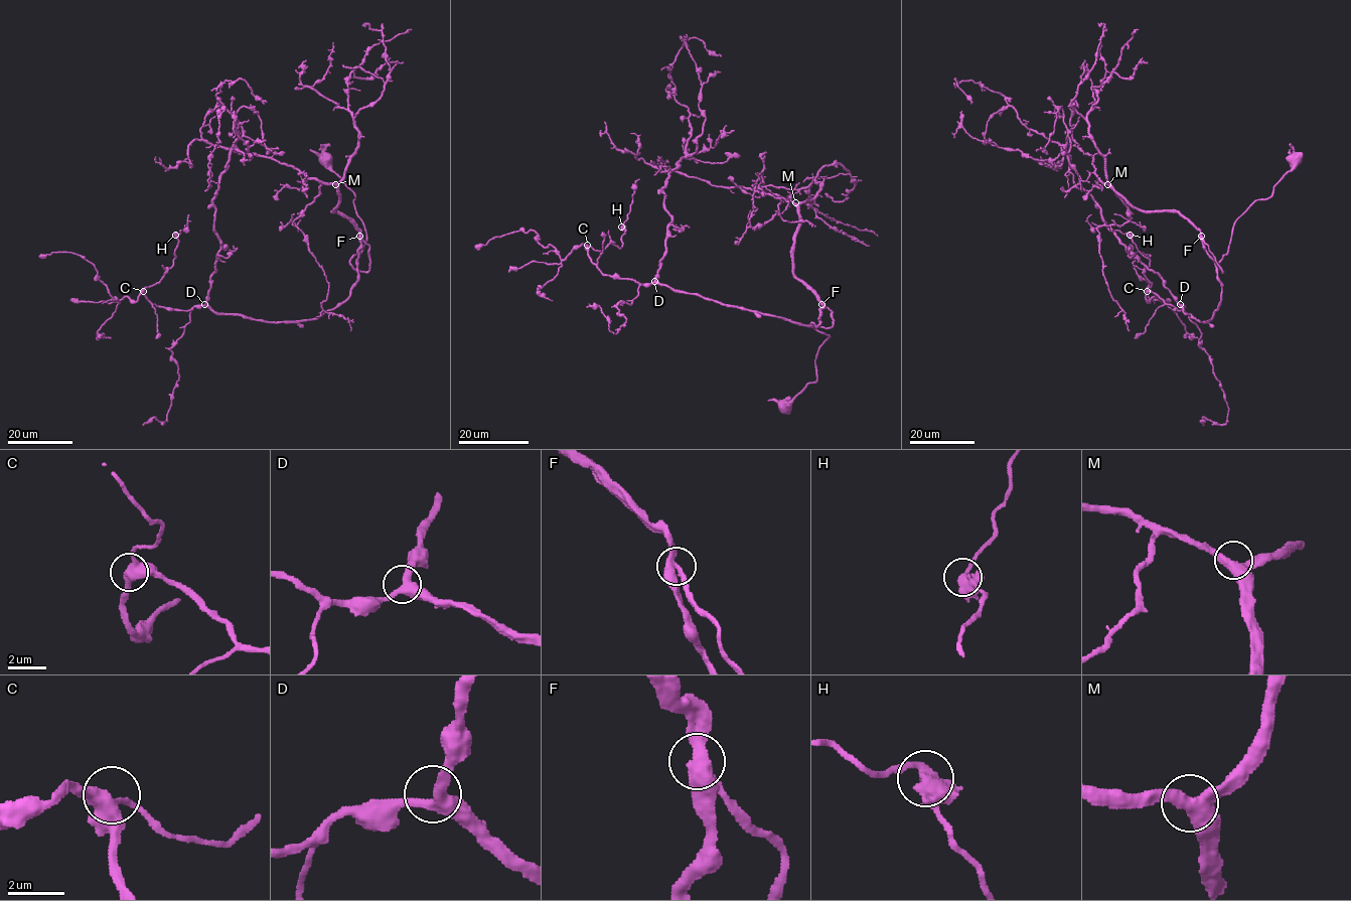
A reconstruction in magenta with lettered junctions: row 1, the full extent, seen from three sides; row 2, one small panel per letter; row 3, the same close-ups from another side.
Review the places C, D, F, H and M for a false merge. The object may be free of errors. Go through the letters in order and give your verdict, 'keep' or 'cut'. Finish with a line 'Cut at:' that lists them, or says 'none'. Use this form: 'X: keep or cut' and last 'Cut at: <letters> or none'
C: keep
D: keep
F: keep
H: keep
M: keep
Cut at: none

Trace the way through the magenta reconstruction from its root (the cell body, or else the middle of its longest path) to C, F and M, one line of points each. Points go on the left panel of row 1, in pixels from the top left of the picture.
C: (325, 157), (364, 227), (354, 268), (369, 269), (369, 247), (341, 303), (264, 322), (143, 291)
F: (325, 157), (354, 195), (353, 203), (364, 227), (366, 243), (350, 264), (366, 272), (369, 247), (359, 236)
M: (325, 157), (354, 195), (366, 243), (350, 264), (366, 272), (369, 247), (333, 211), (335, 184)

